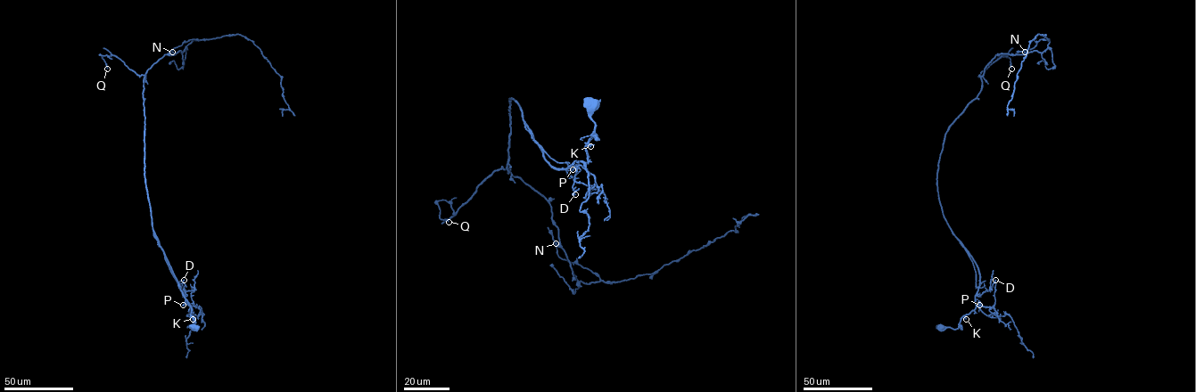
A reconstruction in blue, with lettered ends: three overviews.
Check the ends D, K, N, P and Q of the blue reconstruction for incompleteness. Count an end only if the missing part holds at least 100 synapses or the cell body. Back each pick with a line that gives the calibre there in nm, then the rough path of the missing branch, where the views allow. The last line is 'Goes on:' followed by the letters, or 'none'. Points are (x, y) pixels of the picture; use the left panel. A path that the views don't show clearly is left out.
Goes on: none

